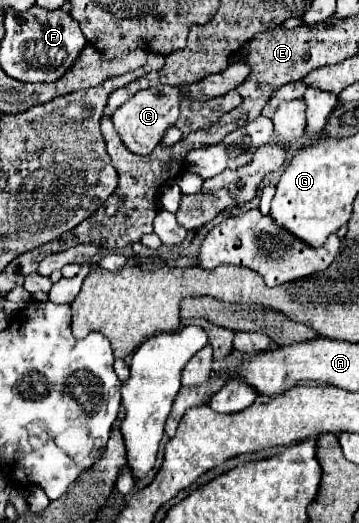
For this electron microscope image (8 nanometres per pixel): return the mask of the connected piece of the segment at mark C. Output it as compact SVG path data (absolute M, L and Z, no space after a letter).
M156 85L156 87L150 87L146 91L138 91L136 95L132 95L132 99L128 99L112 115L116 133L120 135L120 139L124 141L124 145L132 153L136 153L136 155L148 155L160 143L164 131L176 123L176 119L178 119L178 105L180 105L178 87Z

